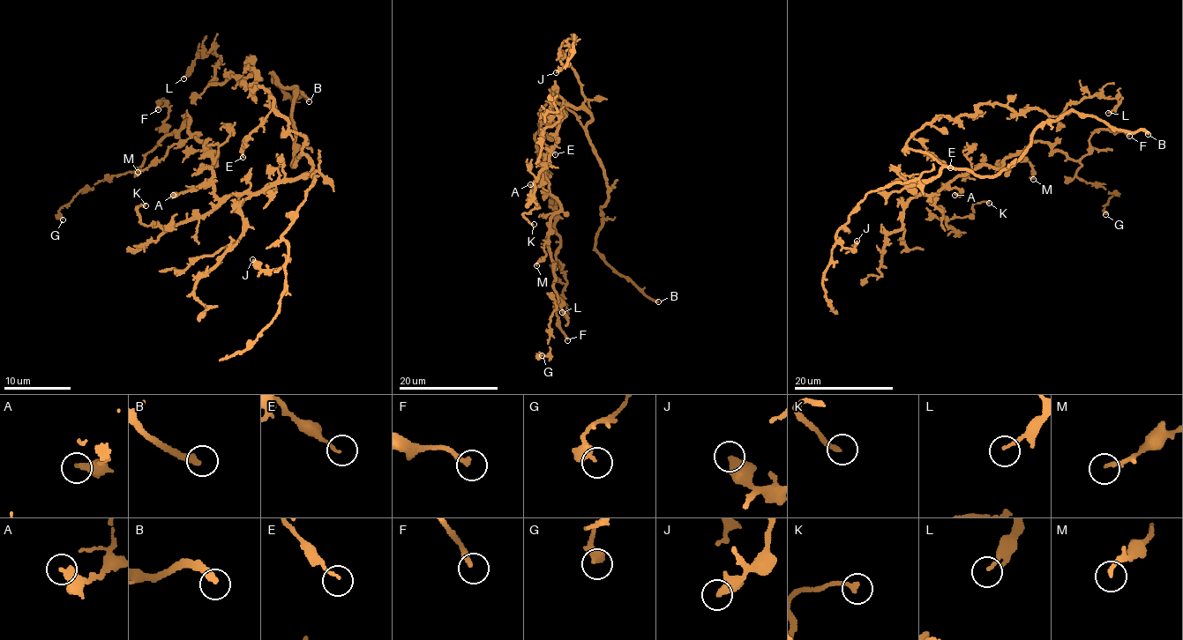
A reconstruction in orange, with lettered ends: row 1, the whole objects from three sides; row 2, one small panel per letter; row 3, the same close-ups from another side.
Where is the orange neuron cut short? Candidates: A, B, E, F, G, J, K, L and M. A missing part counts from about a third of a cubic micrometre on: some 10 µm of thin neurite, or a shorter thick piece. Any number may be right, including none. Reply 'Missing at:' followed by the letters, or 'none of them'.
Missing at: B, K

